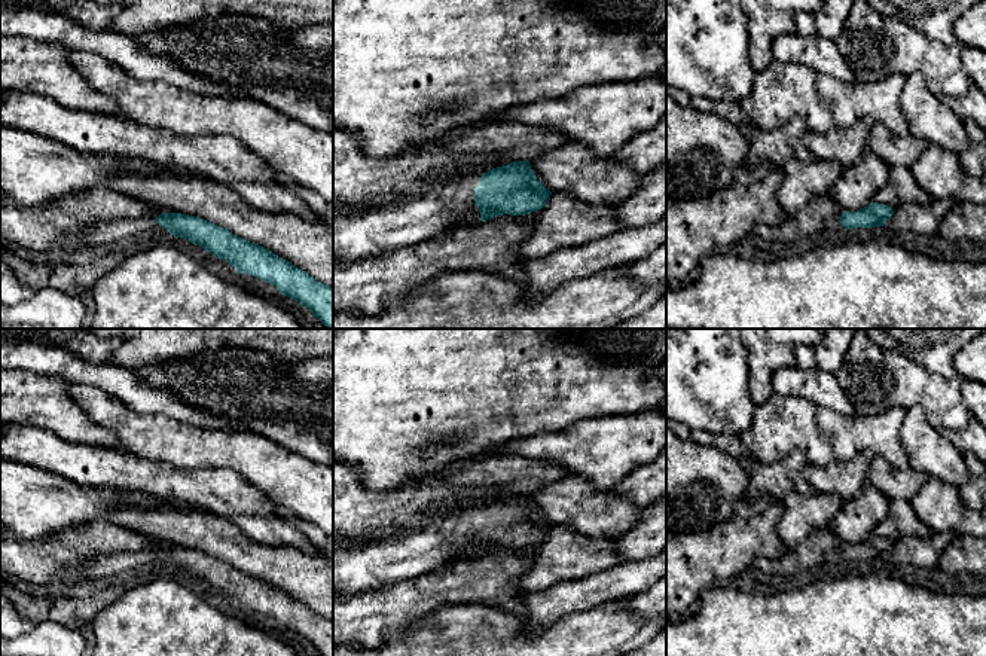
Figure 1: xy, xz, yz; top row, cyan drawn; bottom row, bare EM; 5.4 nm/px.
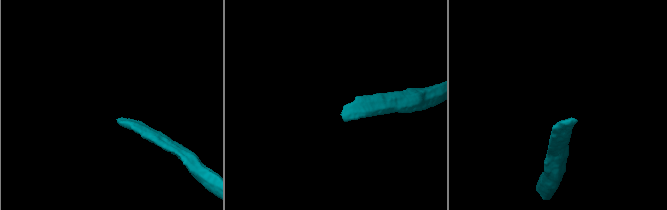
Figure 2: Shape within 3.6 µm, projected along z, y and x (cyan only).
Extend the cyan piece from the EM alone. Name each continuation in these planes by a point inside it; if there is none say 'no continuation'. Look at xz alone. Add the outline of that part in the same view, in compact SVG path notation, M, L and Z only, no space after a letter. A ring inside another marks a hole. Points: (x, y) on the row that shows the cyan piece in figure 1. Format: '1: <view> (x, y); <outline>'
1: xz (359, 232); M468 158L467 165L467 170L455 173L448 181L425 187L419 195L403 196L397 193L393 201L381 202L378 205L349 207L333 198L333 260L366 259L418 244L443 234L449 228L455 228L457 231L467 231L471 228L471 219L476 210L473 184L479 181L482 171L474 158Z

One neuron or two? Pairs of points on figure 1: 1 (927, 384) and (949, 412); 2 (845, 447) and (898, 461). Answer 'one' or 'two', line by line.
1: one
2: one

